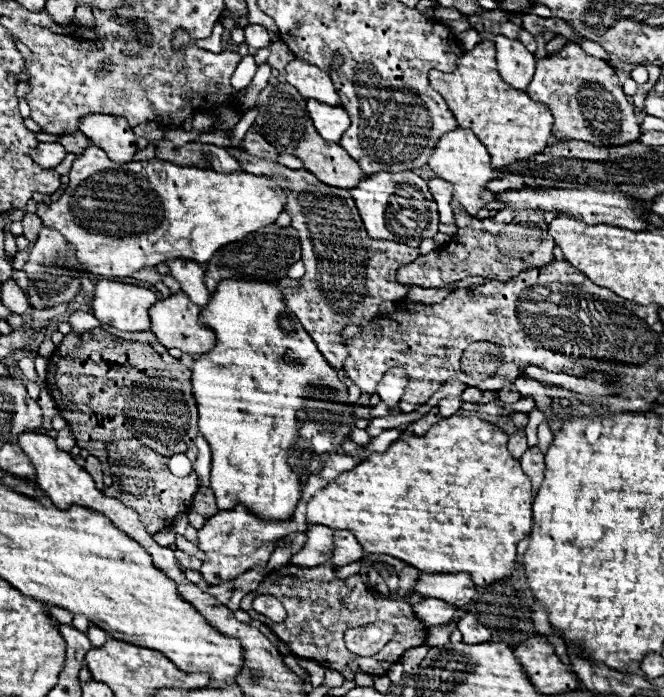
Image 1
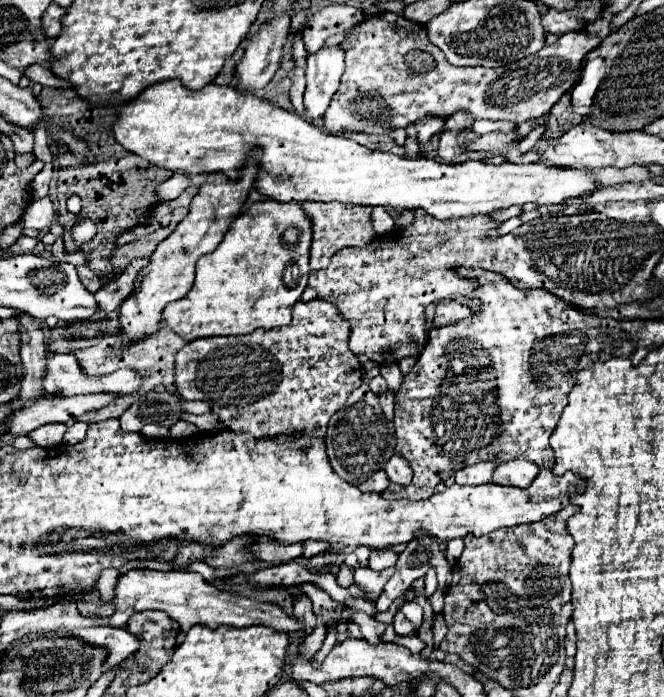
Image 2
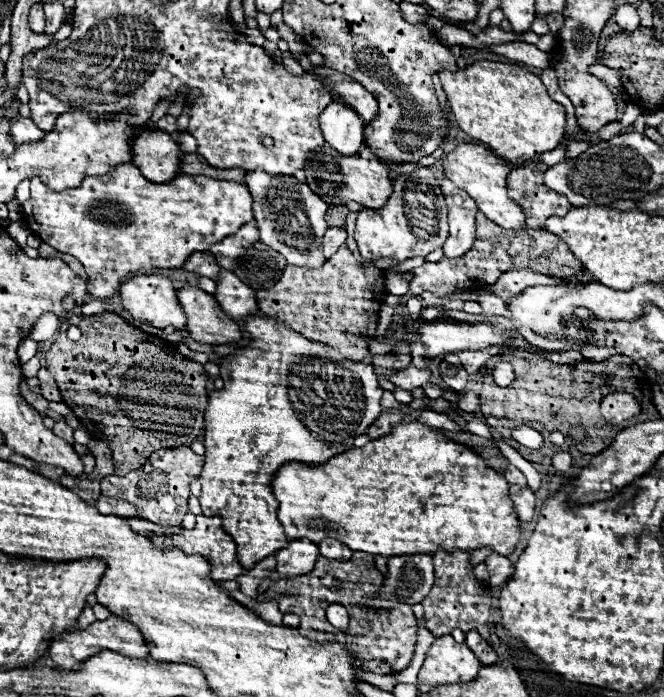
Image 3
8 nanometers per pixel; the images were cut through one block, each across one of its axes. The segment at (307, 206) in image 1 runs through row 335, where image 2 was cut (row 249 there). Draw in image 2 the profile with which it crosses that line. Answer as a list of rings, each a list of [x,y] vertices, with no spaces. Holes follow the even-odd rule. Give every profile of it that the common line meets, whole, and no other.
[[[302,202],[306,216],[312,222],[312,244],[310,244],[310,268],[322,270],[328,266],[330,258],[346,248],[368,246],[376,232],[372,226],[372,208],[370,206],[354,206],[354,204],[336,204],[336,202]]]

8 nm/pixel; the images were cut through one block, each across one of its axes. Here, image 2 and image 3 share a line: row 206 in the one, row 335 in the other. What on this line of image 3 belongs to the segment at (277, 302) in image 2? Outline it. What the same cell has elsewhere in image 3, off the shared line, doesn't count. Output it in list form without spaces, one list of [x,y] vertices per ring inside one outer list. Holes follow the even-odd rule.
[[[250,316],[244,322],[246,332],[250,334],[250,343],[244,348],[237,350],[233,354],[228,354],[220,360],[220,376],[224,380],[224,388],[220,390],[212,390],[208,392],[208,408],[206,408],[206,416],[204,416],[204,446],[206,446],[206,464],[202,468],[200,474],[200,484],[202,484],[202,496],[200,496],[200,506],[205,516],[220,516],[224,520],[224,530],[232,536],[232,540],[236,542],[236,556],[238,562],[250,570],[254,564],[258,564],[260,560],[264,560],[268,554],[276,554],[280,548],[288,546],[288,538],[284,534],[284,528],[280,524],[280,520],[276,518],[278,512],[278,500],[272,494],[272,478],[276,476],[276,472],[288,464],[288,462],[302,462],[308,466],[316,466],[326,462],[332,456],[338,456],[340,452],[346,452],[348,448],[354,448],[354,438],[360,434],[366,434],[368,426],[380,416],[382,406],[380,406],[380,398],[384,394],[384,390],[378,386],[378,378],[374,374],[374,366],[372,360],[362,360],[362,362],[348,362],[340,352],[336,352],[330,346],[324,346],[320,342],[312,342],[304,336],[300,336],[298,332],[292,332],[292,328],[288,328],[284,322],[270,318],[270,316]]]

